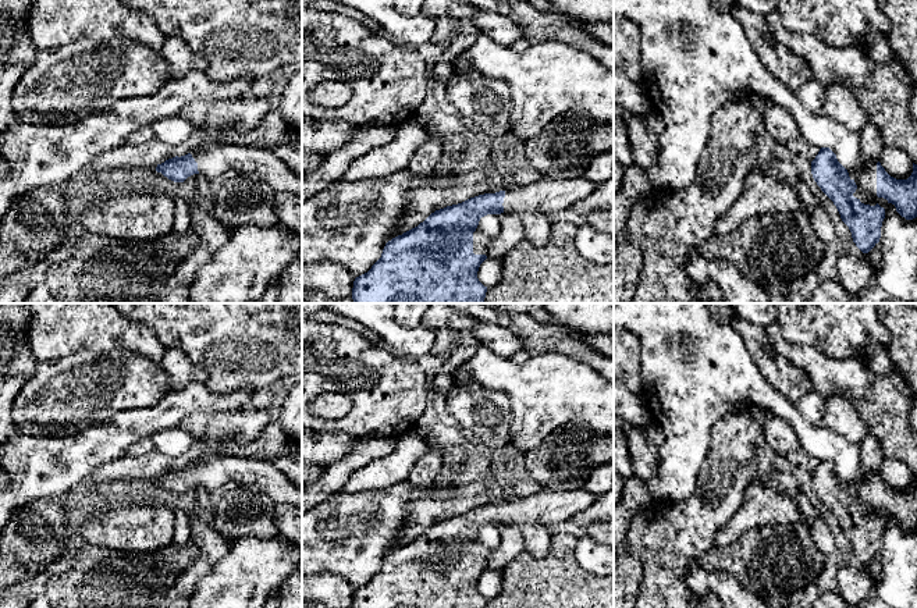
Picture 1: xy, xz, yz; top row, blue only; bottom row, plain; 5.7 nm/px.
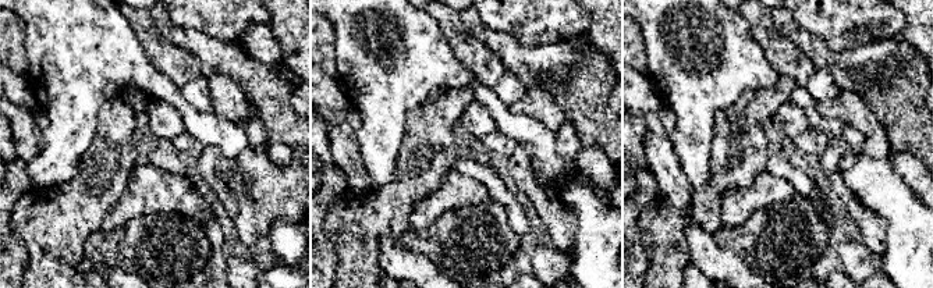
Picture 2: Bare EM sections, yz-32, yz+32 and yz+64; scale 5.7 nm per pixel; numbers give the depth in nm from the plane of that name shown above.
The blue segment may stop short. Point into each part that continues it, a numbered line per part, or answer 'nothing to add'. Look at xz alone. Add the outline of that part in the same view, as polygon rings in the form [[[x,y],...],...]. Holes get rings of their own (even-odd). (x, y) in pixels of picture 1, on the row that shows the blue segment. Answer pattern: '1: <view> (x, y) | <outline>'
1: xz (547, 196) | [[[539,177],[534,182],[505,191],[504,213],[541,213],[545,216],[566,211],[597,189],[597,184],[580,177],[576,179],[550,179]]]
2: xz (480, 241) | [[[479,230],[473,232],[473,253],[475,255],[487,256],[488,243],[490,243],[490,238],[486,234],[480,232]]]

